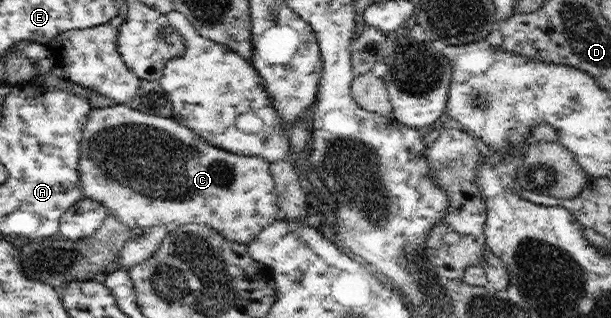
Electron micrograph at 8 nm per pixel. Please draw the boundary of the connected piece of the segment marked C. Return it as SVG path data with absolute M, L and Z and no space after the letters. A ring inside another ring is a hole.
M130 104L92 108L88 112L78 169L83 195L101 203L110 215L132 230L155 225L169 227L202 223L228 241L248 245L270 222L281 216L270 164L258 155L240 155L210 145L193 129L173 117L144 113Z

